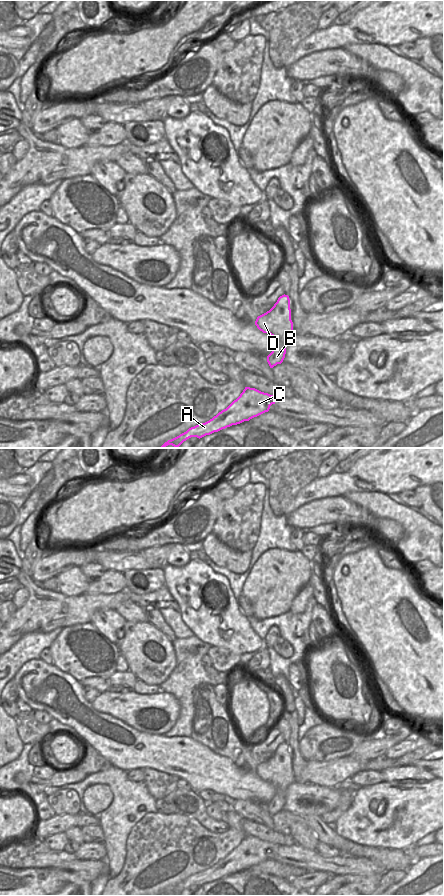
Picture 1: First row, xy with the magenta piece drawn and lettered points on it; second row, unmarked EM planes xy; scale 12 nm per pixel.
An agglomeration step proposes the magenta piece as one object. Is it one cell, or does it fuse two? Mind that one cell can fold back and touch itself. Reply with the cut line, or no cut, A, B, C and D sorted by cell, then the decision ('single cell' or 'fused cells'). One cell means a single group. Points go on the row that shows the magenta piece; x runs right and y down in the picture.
cut none; groups A B C D; single cell

